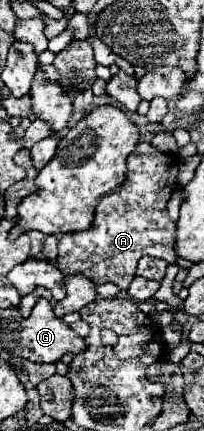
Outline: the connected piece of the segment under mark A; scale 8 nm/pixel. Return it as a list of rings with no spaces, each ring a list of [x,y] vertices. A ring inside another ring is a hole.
[[[138,143],[134,153],[126,159],[126,165],[126,181],[98,203],[92,227],[88,231],[60,235],[56,265],[64,275],[80,273],[96,285],[110,281],[120,289],[126,289],[134,279],[136,263],[142,257],[160,257],[168,263],[176,263],[176,225],[168,217],[166,203],[176,189],[180,159],[176,155],[160,153],[152,143]]]

